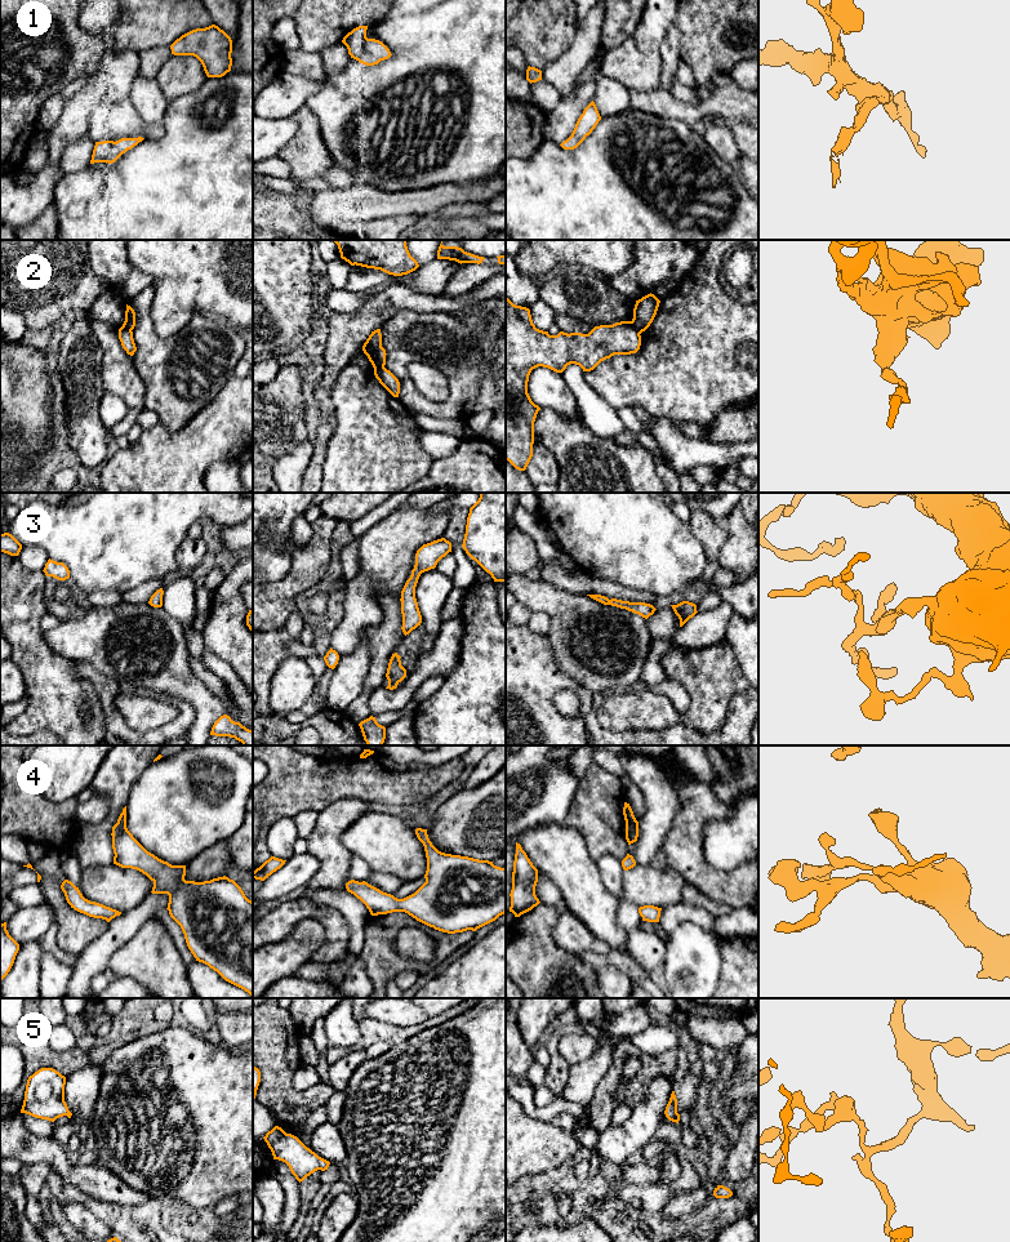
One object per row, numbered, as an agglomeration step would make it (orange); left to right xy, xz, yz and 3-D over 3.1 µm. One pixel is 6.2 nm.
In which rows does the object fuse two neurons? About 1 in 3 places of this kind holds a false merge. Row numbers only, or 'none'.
2

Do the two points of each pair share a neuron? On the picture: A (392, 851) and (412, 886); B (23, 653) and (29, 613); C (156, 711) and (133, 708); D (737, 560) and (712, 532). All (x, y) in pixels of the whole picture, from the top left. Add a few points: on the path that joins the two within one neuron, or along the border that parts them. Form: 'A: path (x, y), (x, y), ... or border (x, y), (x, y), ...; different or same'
A: border (423, 876), (404, 882); different
B: path (25, 642), (25, 623); same
C: path (151, 711), (138, 711); same
D: border (724, 524), (726, 539), (722, 543), (717, 560); different

